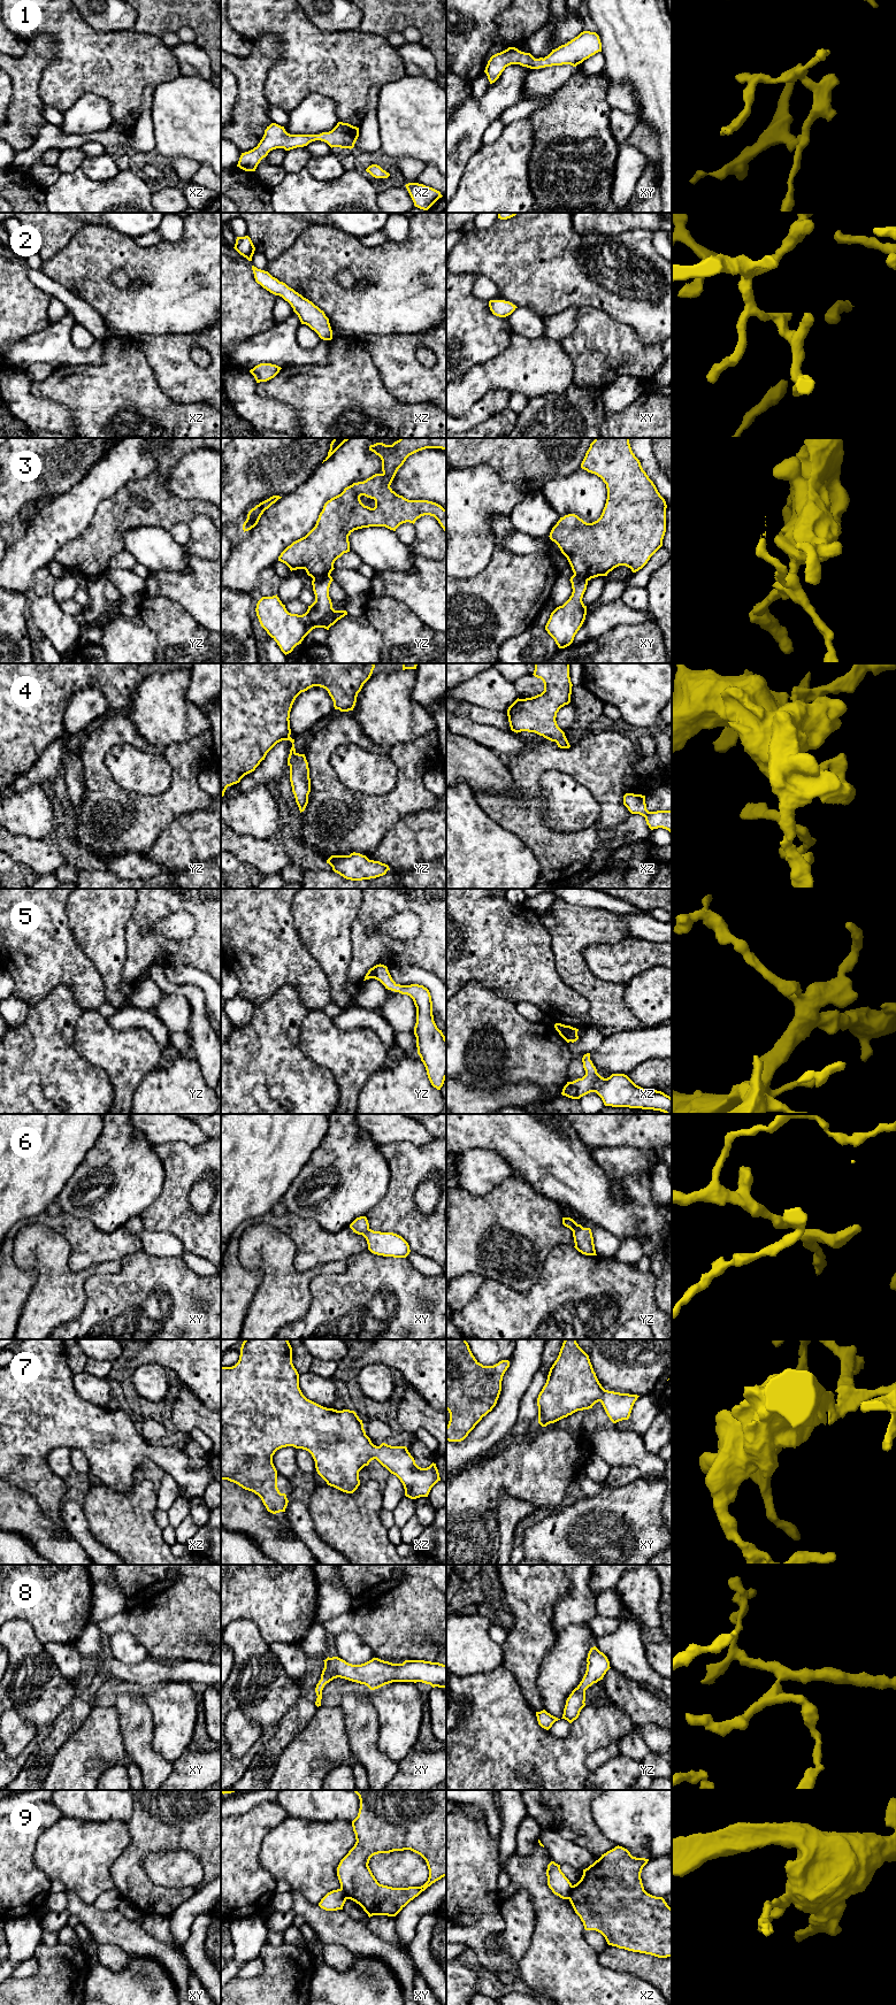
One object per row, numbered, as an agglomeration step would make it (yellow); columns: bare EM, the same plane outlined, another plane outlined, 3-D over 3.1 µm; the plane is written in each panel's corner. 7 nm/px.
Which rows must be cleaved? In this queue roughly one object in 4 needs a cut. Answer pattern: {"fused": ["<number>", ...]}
{"fused": ["3", "9"]}

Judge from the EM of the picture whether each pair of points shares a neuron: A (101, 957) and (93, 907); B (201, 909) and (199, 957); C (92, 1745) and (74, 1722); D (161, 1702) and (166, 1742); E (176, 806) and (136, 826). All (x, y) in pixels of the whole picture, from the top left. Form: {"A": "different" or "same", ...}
{"A": "same", "B": "same", "C": "different", "D": "same", "E": "same"}

